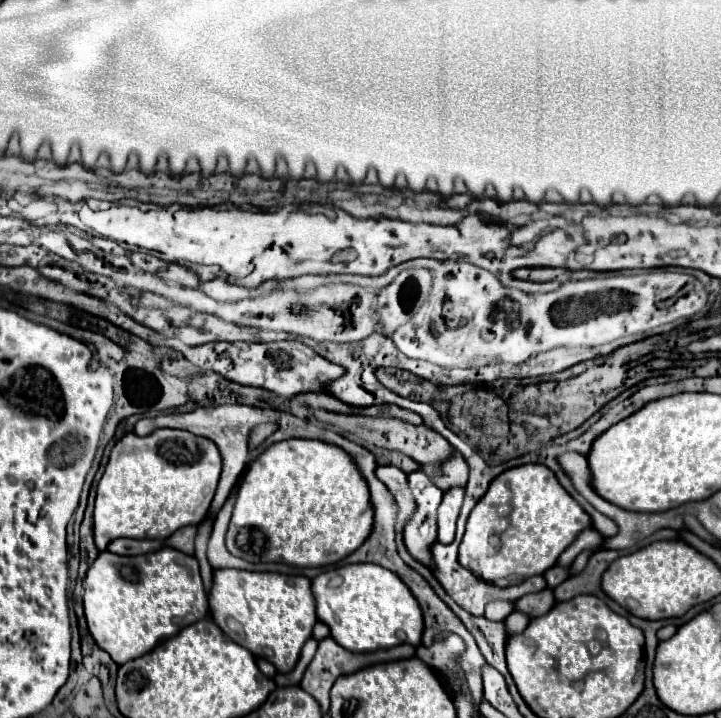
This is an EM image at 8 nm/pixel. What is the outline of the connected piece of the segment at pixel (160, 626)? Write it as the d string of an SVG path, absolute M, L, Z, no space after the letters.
M162 547L158 551L150 551L146 555L136 557L122 557L110 551L102 551L98 559L90 565L82 587L88 631L94 637L96 645L104 649L118 665L152 651L158 643L176 635L186 625L204 619L208 613L208 597L204 595L198 561L192 555L180 553L170 547Z

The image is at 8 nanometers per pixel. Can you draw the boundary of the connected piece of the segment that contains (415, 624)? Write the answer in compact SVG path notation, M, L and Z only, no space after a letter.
M372 563L344 565L312 579L316 615L330 627L330 635L352 653L388 649L402 643L420 645L424 623L422 609L412 591L392 571Z

